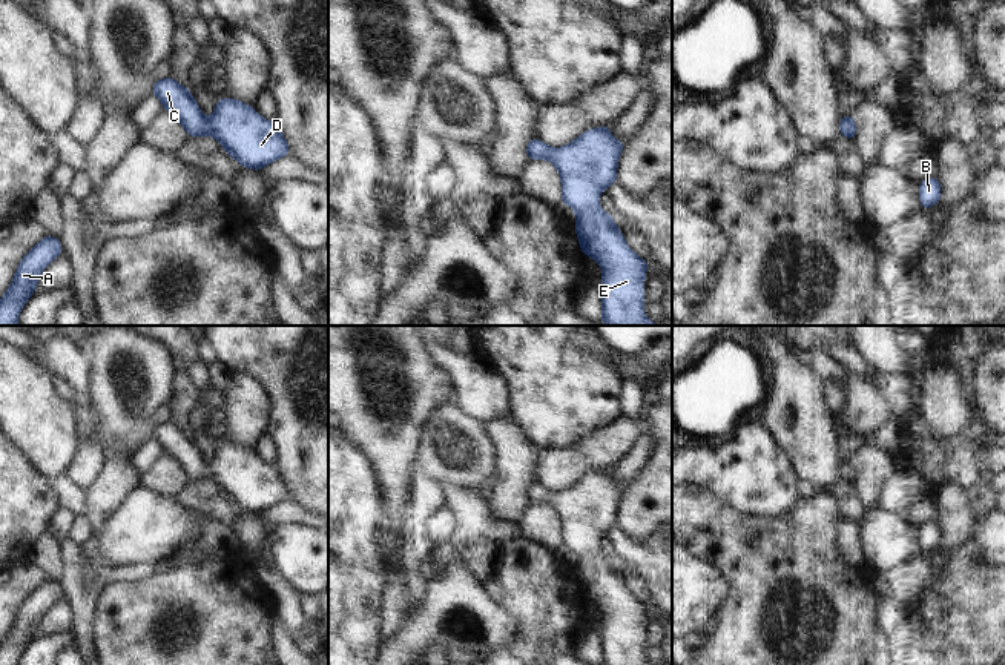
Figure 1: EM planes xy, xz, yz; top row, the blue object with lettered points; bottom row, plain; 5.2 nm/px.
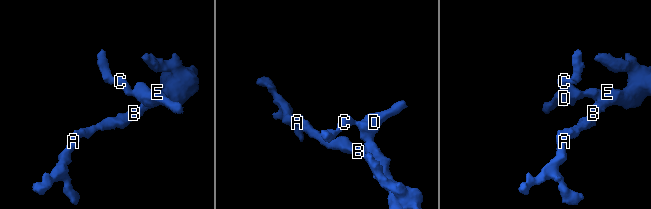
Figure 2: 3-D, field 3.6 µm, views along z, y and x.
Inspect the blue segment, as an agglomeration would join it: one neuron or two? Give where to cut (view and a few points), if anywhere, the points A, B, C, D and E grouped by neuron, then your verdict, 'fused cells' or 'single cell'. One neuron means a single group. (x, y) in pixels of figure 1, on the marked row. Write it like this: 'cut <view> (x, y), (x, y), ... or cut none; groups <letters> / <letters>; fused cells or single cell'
cut none; groups A B C D E; single cell

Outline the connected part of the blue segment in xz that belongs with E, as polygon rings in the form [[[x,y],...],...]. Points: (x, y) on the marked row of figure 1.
[[[609,126],[589,129],[572,143],[554,149],[537,138],[526,144],[529,160],[551,160],[562,177],[562,201],[571,206],[575,215],[575,232],[583,255],[592,256],[603,270],[600,287],[605,326],[660,326],[643,313],[644,273],[649,264],[638,258],[624,243],[623,232],[614,218],[600,209],[598,195],[617,181],[617,161],[624,143],[609,134]]]

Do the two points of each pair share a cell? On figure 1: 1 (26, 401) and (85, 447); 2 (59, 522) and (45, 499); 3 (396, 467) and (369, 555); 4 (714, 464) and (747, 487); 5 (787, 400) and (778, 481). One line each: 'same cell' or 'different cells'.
1: different cells
2: different cells
3: different cells
4: same cell
5: different cells

